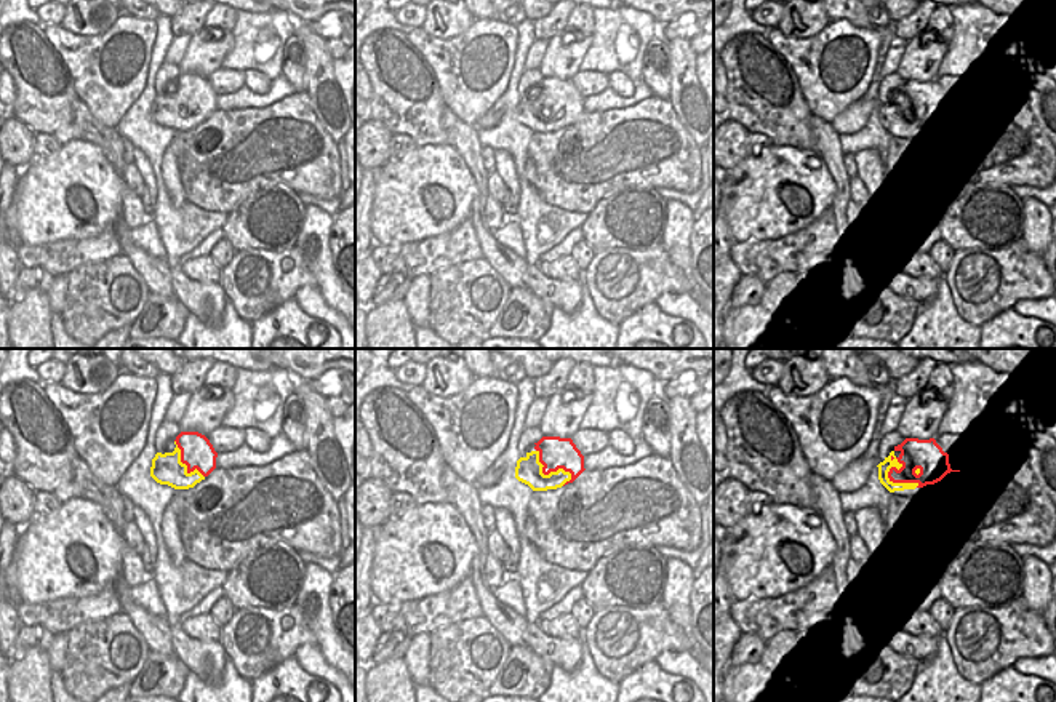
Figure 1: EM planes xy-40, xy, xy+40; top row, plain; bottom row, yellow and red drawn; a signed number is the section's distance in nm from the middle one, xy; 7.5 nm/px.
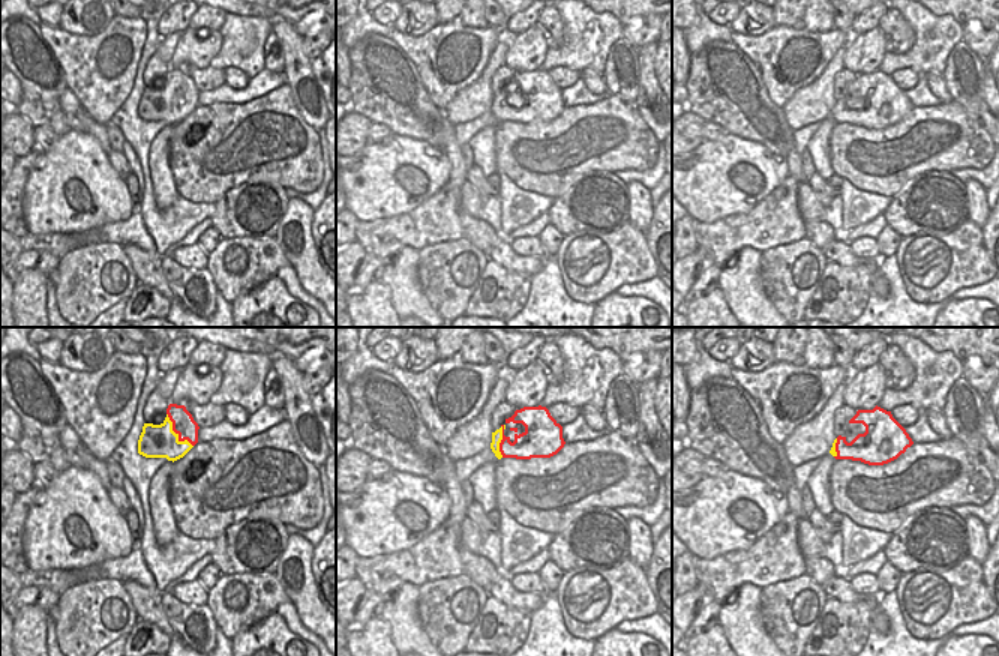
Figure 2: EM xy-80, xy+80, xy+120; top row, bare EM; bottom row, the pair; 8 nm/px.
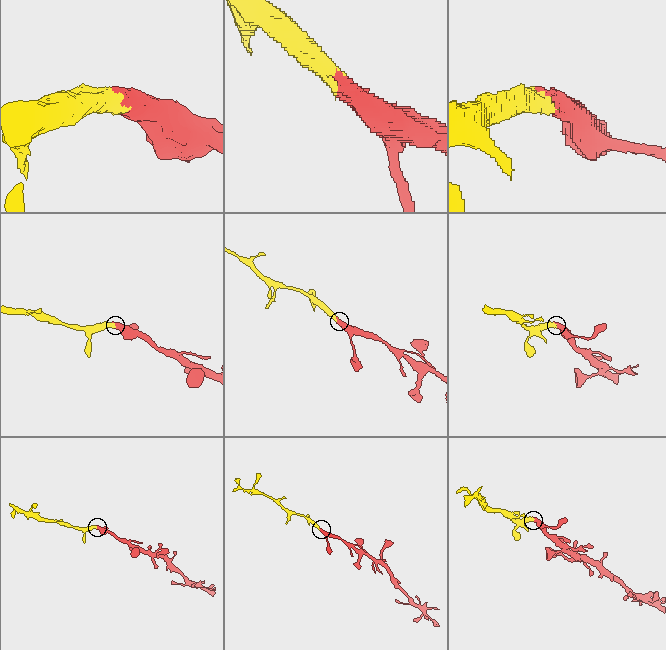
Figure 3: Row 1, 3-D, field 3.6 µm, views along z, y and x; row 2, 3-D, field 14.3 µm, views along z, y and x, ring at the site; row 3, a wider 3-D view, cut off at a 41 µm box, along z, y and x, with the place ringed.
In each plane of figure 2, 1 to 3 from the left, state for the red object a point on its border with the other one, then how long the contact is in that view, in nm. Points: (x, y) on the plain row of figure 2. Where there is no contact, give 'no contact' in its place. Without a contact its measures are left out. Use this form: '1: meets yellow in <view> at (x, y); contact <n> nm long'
1: meets yellow in xy-80 at (174, 96); contact 340 nm long
2: meets yellow in xy+80 at (500, 105); contact 260 nm long
3: meets yellow in xy+120 at (834, 111); contact 160 nm long

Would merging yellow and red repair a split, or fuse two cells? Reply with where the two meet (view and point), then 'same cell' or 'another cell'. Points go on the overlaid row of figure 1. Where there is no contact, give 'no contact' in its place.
xy+40 (887, 477) | same cell

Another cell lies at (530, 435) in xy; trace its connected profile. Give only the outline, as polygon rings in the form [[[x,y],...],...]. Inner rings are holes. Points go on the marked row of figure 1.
[[[525,427],[520,433],[517,451],[520,457],[526,457],[526,449],[542,438],[542,432],[538,427]]]

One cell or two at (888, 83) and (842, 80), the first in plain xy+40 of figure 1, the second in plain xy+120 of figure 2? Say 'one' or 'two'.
one

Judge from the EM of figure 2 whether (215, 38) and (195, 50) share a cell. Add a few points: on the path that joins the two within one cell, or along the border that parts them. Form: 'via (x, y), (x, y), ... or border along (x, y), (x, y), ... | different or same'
via (210, 42), (200, 50) | same

